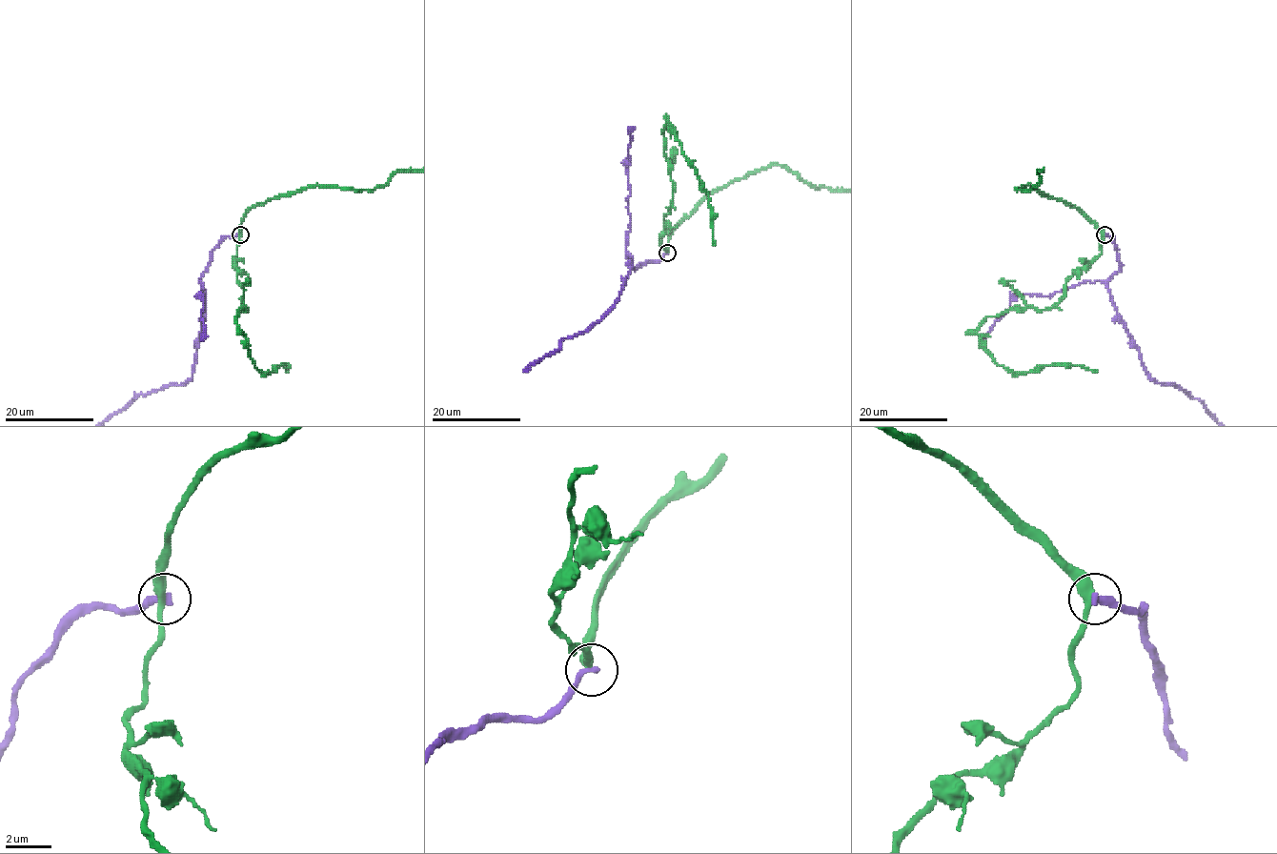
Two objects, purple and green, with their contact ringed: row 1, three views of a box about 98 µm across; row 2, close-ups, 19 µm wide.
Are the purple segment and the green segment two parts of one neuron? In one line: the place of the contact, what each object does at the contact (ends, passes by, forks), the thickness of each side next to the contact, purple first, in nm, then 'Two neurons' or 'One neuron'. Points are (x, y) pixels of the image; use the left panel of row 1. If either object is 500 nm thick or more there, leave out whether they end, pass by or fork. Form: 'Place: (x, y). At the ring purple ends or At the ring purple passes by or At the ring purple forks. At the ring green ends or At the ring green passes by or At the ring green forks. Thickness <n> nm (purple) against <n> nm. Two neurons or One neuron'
Place: (240, 234). At the ring purple ends. At the ring green passes by. Thickness 320 nm (purple) against 360 nm. Two neurons

